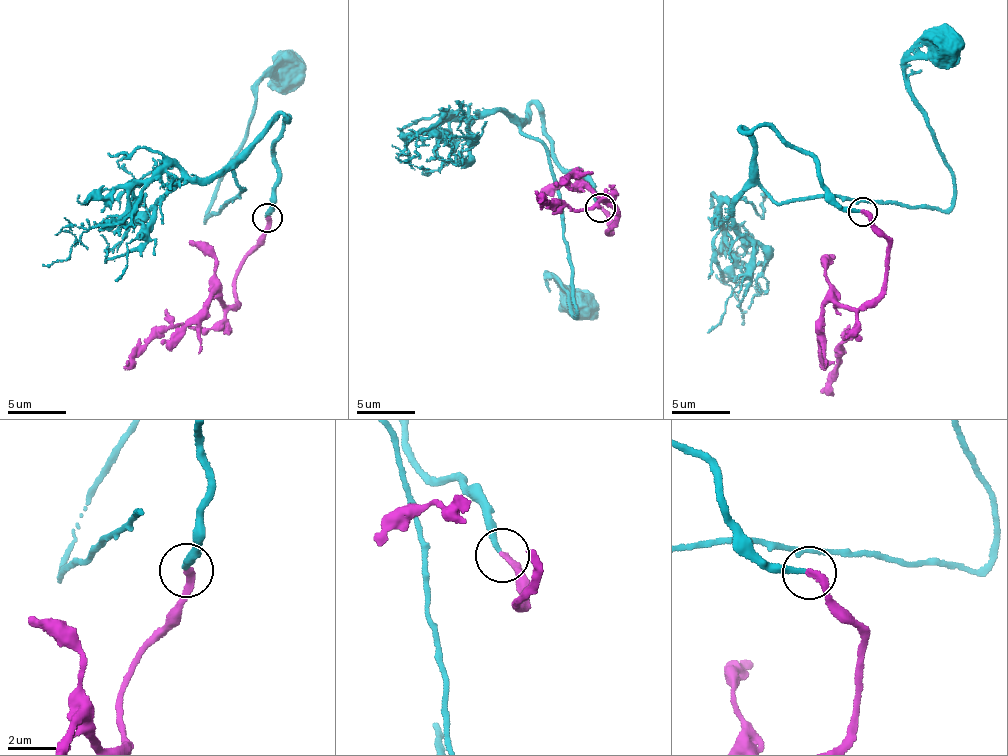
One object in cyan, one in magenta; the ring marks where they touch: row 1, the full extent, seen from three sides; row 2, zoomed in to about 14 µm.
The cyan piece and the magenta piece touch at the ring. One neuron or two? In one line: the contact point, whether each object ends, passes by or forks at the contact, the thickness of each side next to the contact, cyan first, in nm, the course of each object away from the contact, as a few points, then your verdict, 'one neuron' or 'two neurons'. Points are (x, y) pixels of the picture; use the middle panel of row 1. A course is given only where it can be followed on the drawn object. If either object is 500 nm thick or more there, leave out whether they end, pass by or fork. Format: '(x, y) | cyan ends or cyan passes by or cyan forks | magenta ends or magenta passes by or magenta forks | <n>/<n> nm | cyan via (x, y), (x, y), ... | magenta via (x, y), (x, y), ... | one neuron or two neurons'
(600, 208) | cyan ends | magenta ends | 240/320 nm | cyan via (599, 206), (533, 104), (520, 131), (542, 143), (558, 192), (578, 314), (548, 278), (595, 316) | magenta via (599, 208), (613, 227), (610, 232), (613, 209), (603, 198), (583, 210), (539, 197), (536, 190) | one neuron

